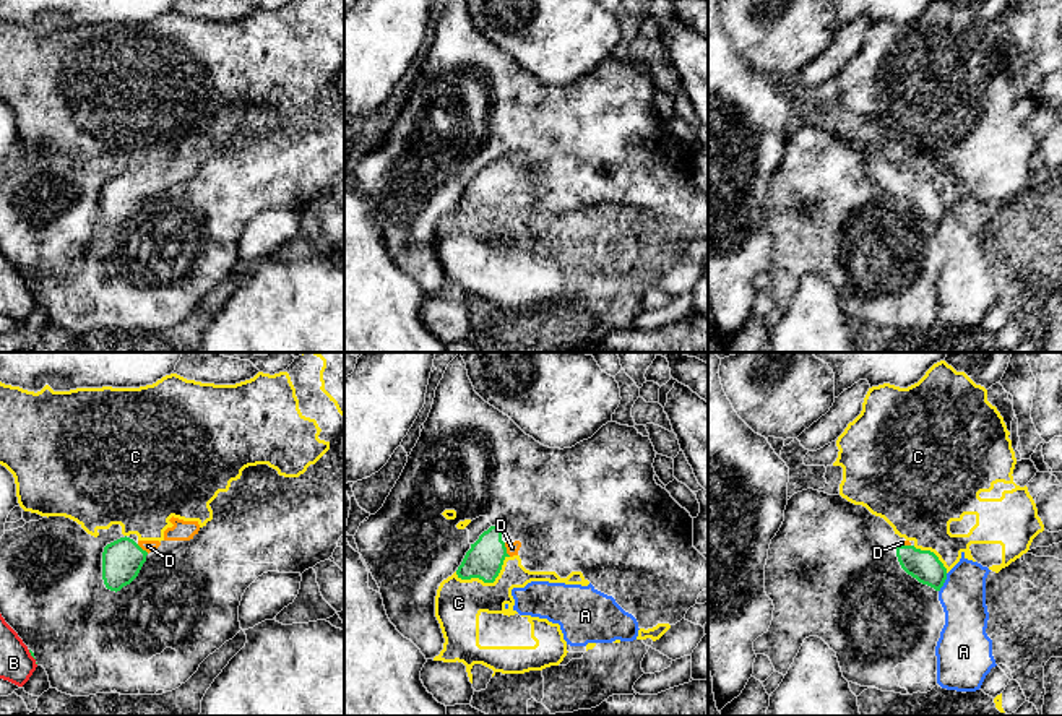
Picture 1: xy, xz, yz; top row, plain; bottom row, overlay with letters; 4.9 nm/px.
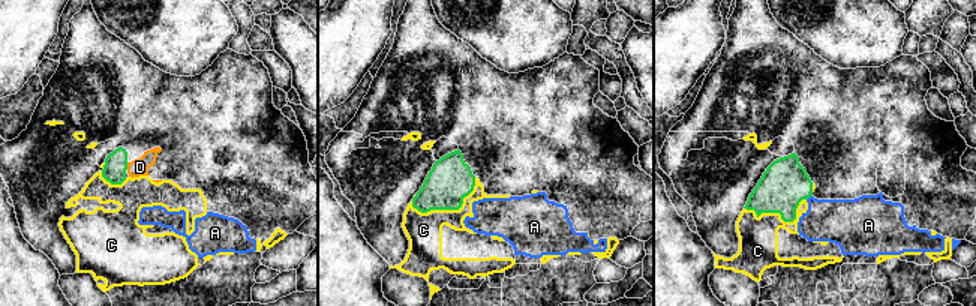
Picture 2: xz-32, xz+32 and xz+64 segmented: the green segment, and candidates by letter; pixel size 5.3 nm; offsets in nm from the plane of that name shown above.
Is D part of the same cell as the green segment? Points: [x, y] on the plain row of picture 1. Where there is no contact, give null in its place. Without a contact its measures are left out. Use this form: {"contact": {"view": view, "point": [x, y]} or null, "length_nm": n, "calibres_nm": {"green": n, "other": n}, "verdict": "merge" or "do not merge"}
{"contact": {"view": "xz", "point": [505, 185]}, "length_nm": 80, "calibres_nm": {"green": 180, "other": 60}, "verdict": "merge"}

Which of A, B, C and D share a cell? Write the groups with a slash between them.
A / B / C / D

